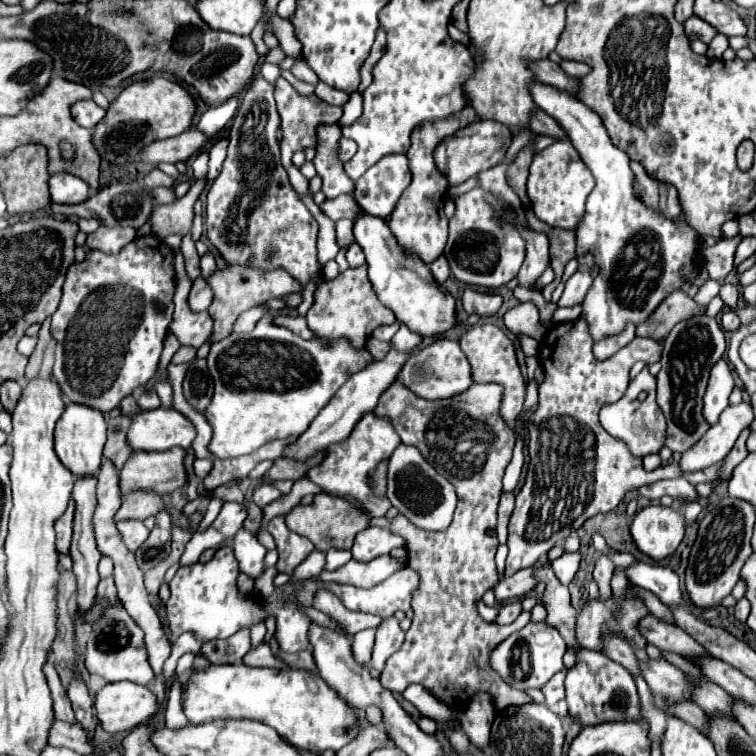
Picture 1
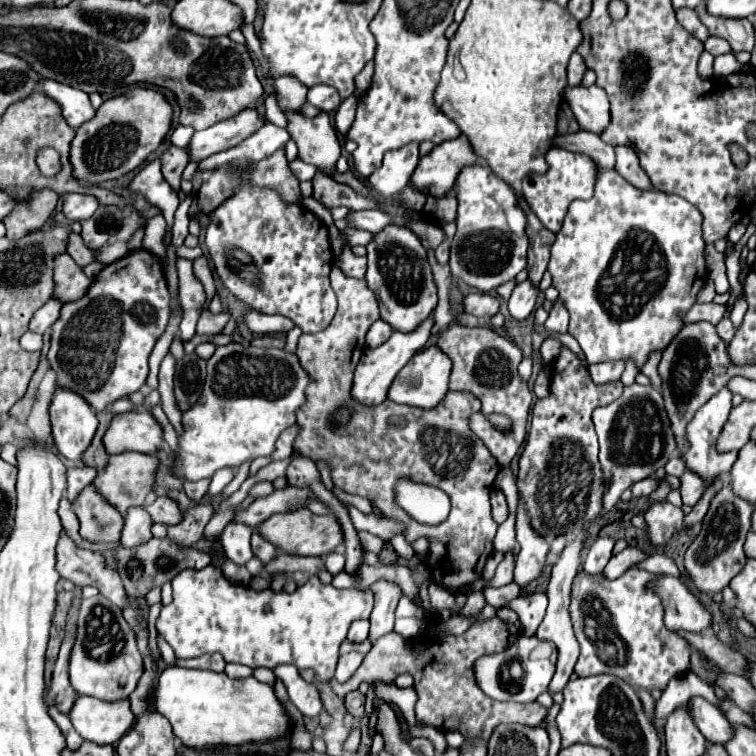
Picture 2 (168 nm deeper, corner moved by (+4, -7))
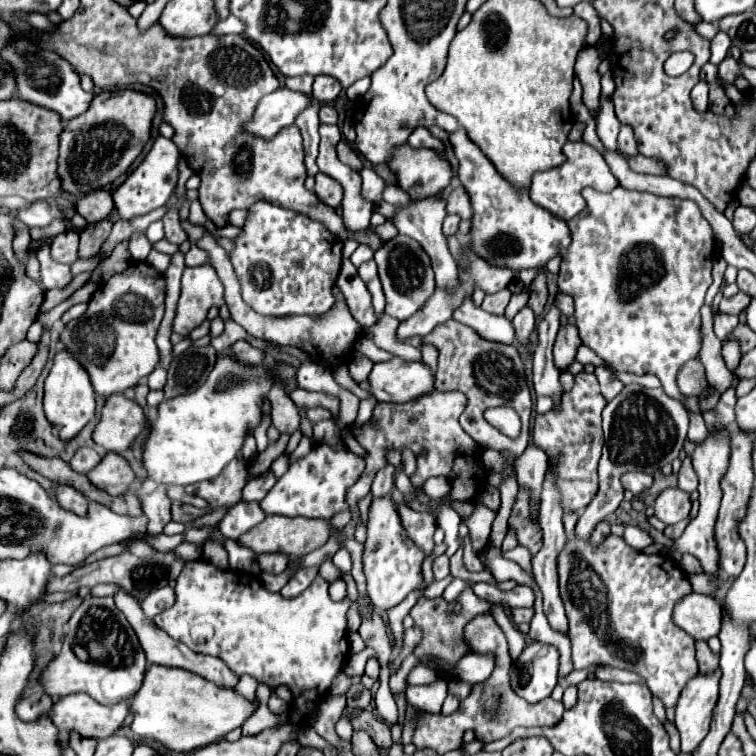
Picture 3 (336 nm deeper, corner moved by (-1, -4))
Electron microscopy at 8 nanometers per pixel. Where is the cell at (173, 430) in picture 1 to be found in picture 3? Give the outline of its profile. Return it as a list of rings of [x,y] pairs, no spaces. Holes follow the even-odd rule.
[[[114,394],[106,400],[92,438],[104,450],[124,454],[144,426],[142,408],[124,394]]]

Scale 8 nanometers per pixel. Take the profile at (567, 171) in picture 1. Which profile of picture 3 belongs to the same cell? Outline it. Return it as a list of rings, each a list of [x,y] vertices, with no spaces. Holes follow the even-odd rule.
[[[566,142],[564,154],[568,158],[562,166],[556,166],[552,170],[546,170],[534,176],[530,186],[530,198],[542,208],[546,208],[548,212],[552,212],[554,216],[562,220],[570,220],[574,218],[574,214],[578,214],[584,208],[582,188],[590,186],[598,192],[610,192],[618,186],[618,180],[614,180],[614,174],[610,172],[610,166],[606,164],[604,156],[586,142]]]

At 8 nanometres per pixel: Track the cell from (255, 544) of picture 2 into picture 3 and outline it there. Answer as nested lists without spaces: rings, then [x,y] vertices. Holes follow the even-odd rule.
[[[262,554],[262,556],[258,556],[260,570],[272,572],[272,574],[280,574],[288,566],[288,562],[290,562],[290,558],[286,554]]]

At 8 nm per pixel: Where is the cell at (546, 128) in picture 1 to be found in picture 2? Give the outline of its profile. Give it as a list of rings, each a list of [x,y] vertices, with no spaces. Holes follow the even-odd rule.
[[[577,131],[577,133],[567,133],[567,135],[557,135],[553,139],[553,147],[561,147],[567,151],[575,151],[575,153],[585,153],[591,159],[599,161],[599,165],[603,167],[613,167],[615,163],[613,147],[603,143],[597,133]]]

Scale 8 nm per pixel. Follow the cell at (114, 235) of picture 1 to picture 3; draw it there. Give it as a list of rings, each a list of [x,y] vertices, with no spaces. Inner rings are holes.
[[[66,230],[58,236],[52,238],[50,246],[50,256],[52,260],[60,264],[72,264],[78,260],[78,232],[76,230]]]

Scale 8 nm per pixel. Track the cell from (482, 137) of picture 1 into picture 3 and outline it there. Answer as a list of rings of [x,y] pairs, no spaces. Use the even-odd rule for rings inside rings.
[[[400,144],[394,148],[388,166],[396,174],[398,186],[408,192],[412,200],[440,194],[452,178],[450,164],[430,148],[416,150]]]

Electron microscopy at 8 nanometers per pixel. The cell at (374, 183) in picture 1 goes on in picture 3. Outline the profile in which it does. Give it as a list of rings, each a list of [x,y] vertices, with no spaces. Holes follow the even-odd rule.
[[[418,128],[416,132],[412,132],[408,144],[410,144],[412,148],[434,148],[440,156],[446,156],[446,146],[444,146],[444,142],[438,140],[438,138],[434,138],[426,128]]]

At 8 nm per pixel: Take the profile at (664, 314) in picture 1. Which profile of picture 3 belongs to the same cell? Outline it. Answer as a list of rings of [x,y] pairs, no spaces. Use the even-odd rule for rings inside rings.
[[[738,292],[734,298],[724,298],[720,302],[720,312],[724,312],[724,314],[740,314],[740,312],[744,312],[748,308],[750,300],[752,300],[750,294]]]

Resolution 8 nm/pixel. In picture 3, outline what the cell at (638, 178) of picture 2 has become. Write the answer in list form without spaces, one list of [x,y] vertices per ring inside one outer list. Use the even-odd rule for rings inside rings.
[[[622,124],[620,126],[620,134],[618,134],[618,146],[624,154],[628,156],[634,156],[638,154],[638,148],[636,148],[636,138],[634,138],[634,132],[628,124]]]

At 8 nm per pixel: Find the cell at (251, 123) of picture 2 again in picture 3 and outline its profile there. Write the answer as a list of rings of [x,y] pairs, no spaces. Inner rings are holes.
[[[278,88],[276,92],[260,100],[254,118],[250,120],[250,124],[246,124],[246,130],[250,130],[254,136],[270,138],[280,128],[292,126],[296,116],[302,110],[306,110],[310,104],[312,104],[312,96],[288,88]]]

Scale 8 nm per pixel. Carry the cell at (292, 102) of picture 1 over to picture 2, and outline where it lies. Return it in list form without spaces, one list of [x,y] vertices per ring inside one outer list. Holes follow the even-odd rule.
[[[285,111],[285,117],[287,133],[299,149],[299,159],[319,169],[333,167],[341,155],[341,143],[337,131],[331,127],[329,115],[321,111],[317,117],[309,119],[301,113]]]

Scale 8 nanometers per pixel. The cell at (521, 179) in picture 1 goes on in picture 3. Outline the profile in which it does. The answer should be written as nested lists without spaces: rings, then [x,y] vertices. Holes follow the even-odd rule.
[[[544,270],[536,276],[536,280],[532,282],[530,288],[532,288],[532,294],[530,294],[530,298],[528,298],[528,308],[532,308],[532,312],[534,312],[536,316],[540,316],[542,310],[544,310],[546,298],[548,298],[548,290],[546,290],[546,274],[544,274]]]

